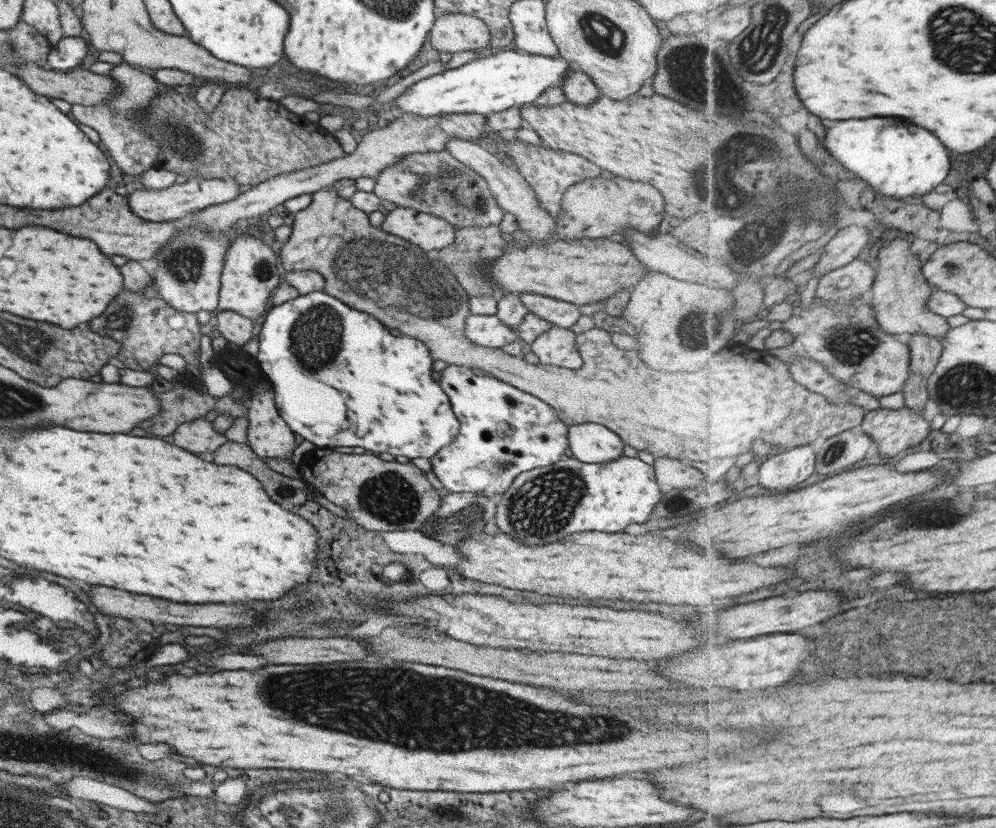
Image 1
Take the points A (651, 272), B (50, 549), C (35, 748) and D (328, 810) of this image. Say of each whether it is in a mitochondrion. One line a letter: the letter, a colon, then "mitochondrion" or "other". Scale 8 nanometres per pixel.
A: other
B: other
C: mitochondrion
D: mitochondrion

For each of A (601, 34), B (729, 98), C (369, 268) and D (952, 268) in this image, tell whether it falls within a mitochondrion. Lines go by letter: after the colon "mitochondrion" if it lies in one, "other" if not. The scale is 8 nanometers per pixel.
A: mitochondrion
B: mitochondrion
C: mitochondrion
D: mitochondrion

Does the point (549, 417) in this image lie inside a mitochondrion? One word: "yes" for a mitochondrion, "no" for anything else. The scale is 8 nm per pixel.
no

